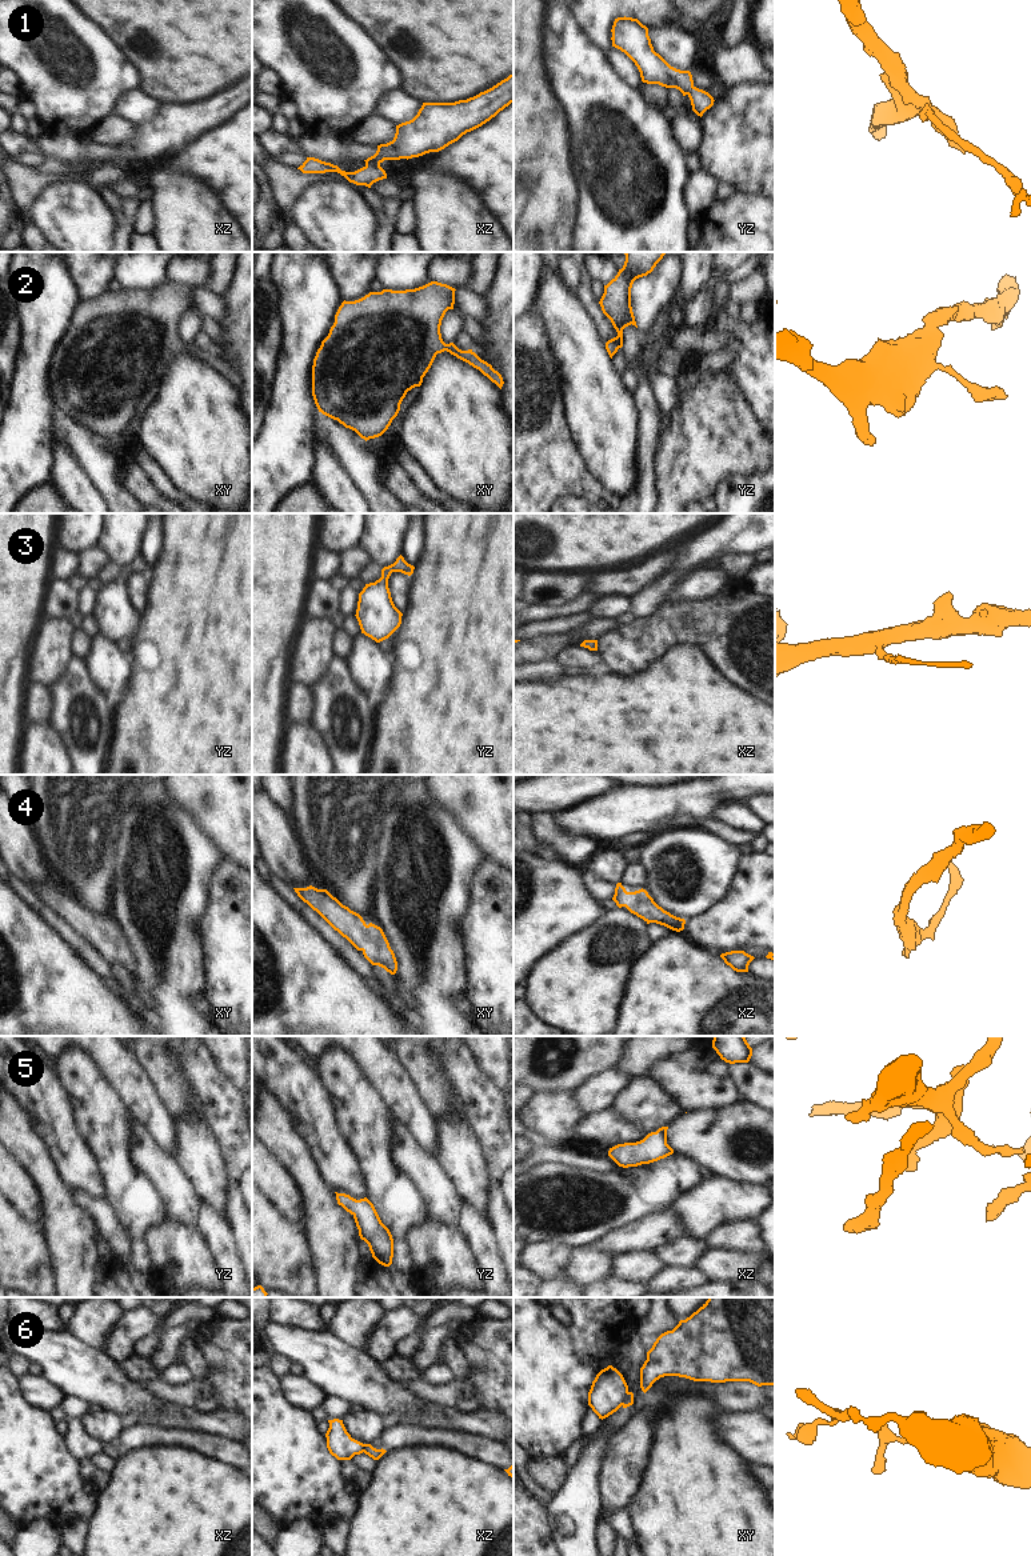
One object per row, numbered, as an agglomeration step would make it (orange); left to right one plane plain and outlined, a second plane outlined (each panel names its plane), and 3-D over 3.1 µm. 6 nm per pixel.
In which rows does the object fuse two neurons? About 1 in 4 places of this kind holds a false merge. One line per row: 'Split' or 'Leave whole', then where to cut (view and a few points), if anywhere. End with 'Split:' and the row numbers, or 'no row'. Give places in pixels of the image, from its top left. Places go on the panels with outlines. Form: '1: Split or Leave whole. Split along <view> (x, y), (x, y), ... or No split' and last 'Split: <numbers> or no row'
1: Leave whole. No split
2: Leave whole. No split
3: Leave whole. No split
4: Leave whole. No split
5: Leave whole. No split
6: Split. Split along xy (628, 1392), (622, 1404)
Split: 6

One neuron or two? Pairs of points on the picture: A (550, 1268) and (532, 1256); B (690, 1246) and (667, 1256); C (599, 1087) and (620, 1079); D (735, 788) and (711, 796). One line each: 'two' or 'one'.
A: one
B: one
C: one
D: one

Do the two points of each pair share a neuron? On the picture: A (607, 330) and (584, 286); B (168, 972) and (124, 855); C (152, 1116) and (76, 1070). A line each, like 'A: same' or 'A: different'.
A: same
B: same
C: different

